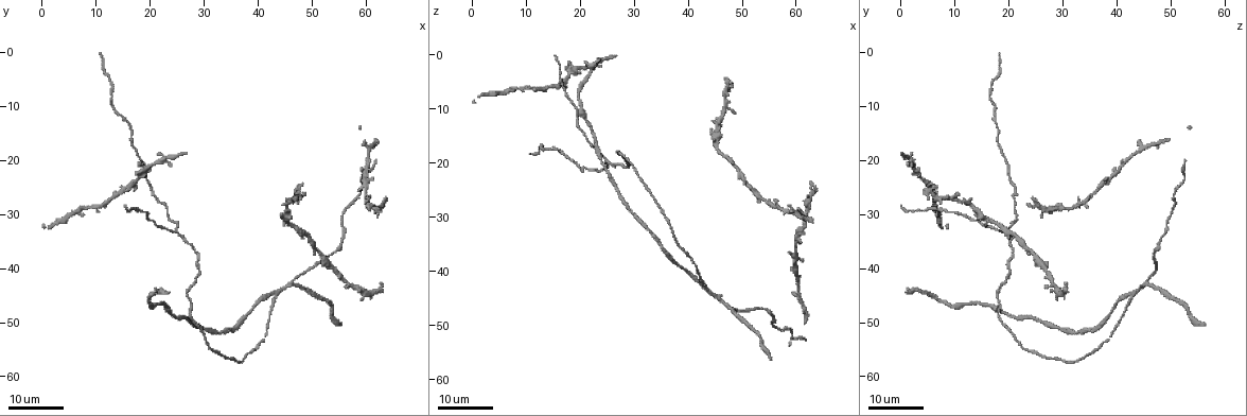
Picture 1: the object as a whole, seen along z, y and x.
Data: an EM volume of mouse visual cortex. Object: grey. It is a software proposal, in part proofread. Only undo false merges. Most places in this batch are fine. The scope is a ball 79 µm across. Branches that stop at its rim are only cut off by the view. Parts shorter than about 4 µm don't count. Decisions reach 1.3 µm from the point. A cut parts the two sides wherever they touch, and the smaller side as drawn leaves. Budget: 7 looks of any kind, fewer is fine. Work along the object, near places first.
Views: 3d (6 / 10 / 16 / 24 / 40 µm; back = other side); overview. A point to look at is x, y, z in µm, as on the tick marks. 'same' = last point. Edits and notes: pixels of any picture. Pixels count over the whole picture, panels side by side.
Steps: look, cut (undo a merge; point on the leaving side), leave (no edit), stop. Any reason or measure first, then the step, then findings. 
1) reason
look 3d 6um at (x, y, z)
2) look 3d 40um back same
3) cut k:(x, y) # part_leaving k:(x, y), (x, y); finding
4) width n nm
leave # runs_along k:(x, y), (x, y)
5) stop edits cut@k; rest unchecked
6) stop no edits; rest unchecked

side arm on a straight run
look 3d 24um at (43.5, 44.5, 43.0)

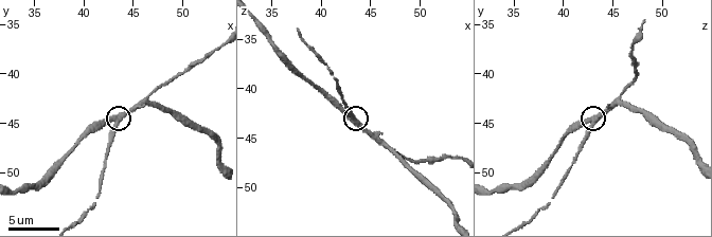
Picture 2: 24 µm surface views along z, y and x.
zoom in
look 3d 6um at (43.4, 45.0, 42.8)

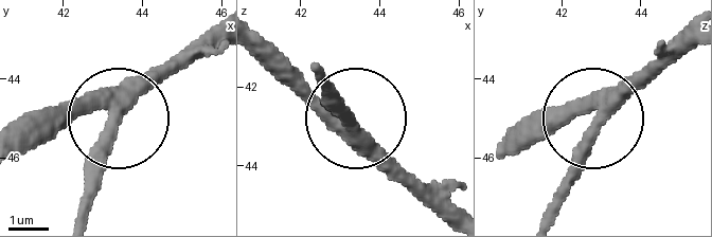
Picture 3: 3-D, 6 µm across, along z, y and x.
arms 3
leave # runs_along 3:(219, 21), (118, 112), (67, 105), (40, 115); one neuron here

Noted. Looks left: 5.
look 3d 24um at (52.0, 39.0, 25.0)

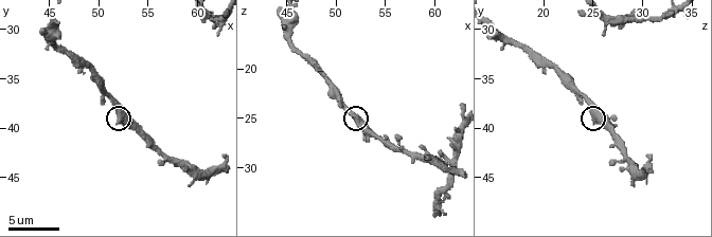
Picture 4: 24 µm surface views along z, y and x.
closer look
look 3d 10um same

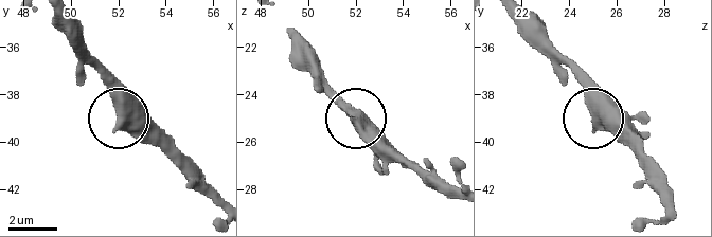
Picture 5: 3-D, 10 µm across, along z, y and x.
leave # continuous, no second neuron

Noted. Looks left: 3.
side arm on a straight run
look 3d 6um at (46.2, 42.4, 45.6)

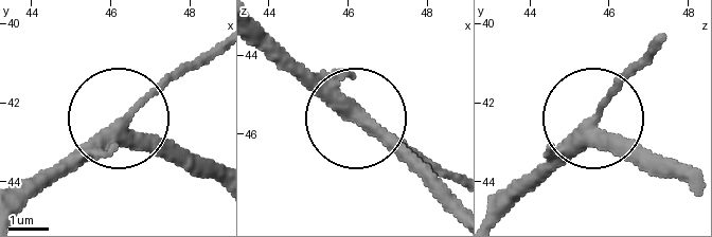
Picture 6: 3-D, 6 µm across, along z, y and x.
leave # runs_along 6:(353, 119), (279, 44); one neuron here

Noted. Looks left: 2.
side arm on a straight run
look 3d 24um at (25.0, 33.5, 19.5)

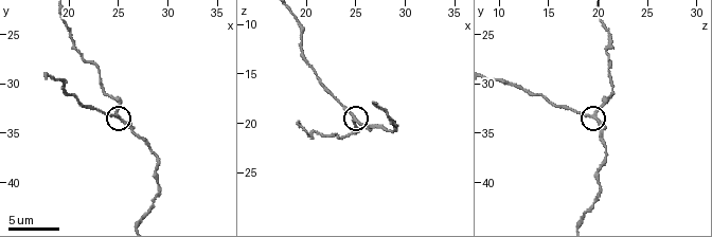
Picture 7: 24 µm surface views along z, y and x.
look 3d 6um at (24.8, 33.4, 19.4)

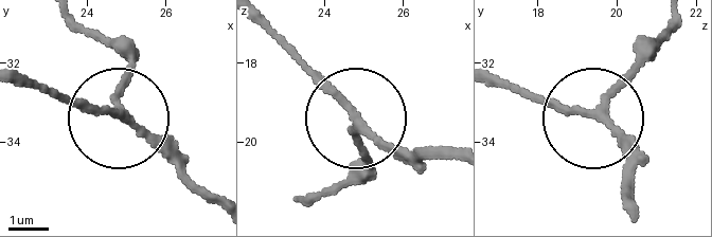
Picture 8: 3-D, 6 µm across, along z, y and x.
arms 3
leave # continuous, no second neuron

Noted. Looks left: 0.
stop no edits; rest unchecked

